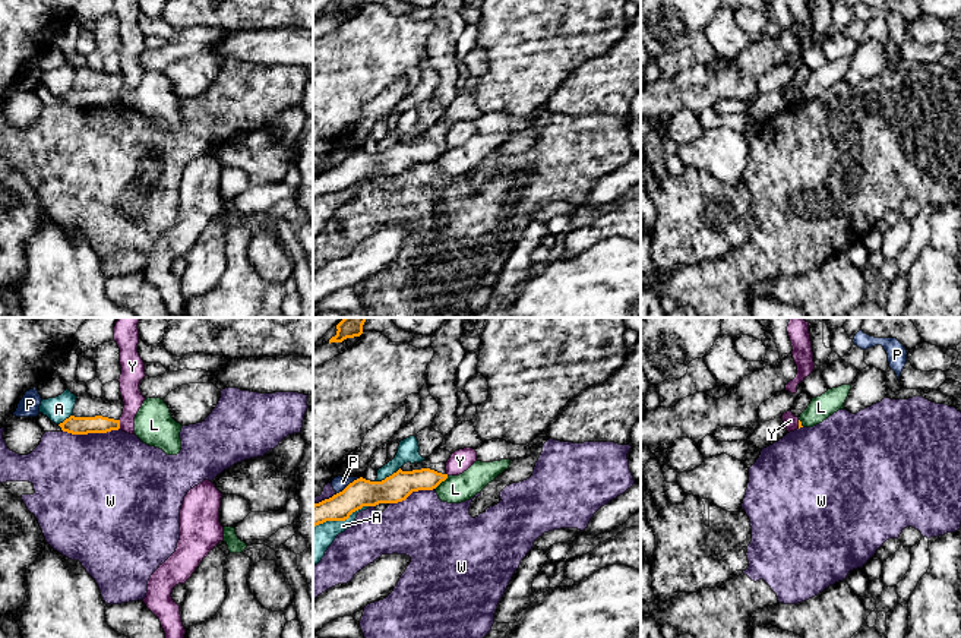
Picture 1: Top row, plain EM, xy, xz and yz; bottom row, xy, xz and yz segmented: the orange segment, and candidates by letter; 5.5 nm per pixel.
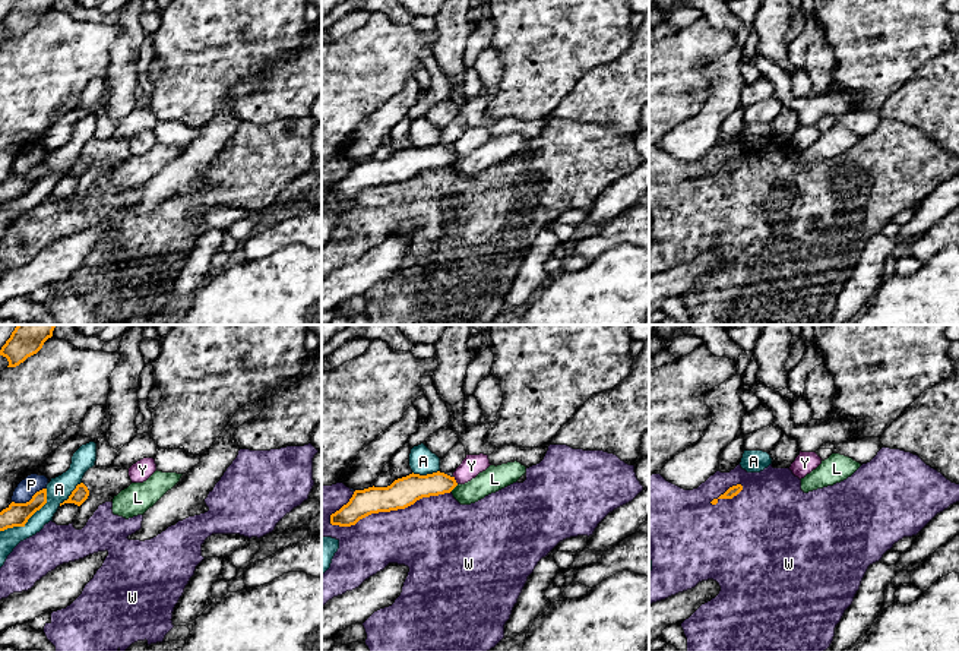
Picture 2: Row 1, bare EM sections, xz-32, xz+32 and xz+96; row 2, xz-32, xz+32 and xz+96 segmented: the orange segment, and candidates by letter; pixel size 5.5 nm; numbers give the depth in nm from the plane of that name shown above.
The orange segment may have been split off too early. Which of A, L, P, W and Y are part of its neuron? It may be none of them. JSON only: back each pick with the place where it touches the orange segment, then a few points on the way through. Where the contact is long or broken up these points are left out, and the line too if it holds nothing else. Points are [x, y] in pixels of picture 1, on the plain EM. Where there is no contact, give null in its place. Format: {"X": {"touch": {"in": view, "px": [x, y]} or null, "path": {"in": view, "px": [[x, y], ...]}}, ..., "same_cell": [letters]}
{"same_cell": []}

